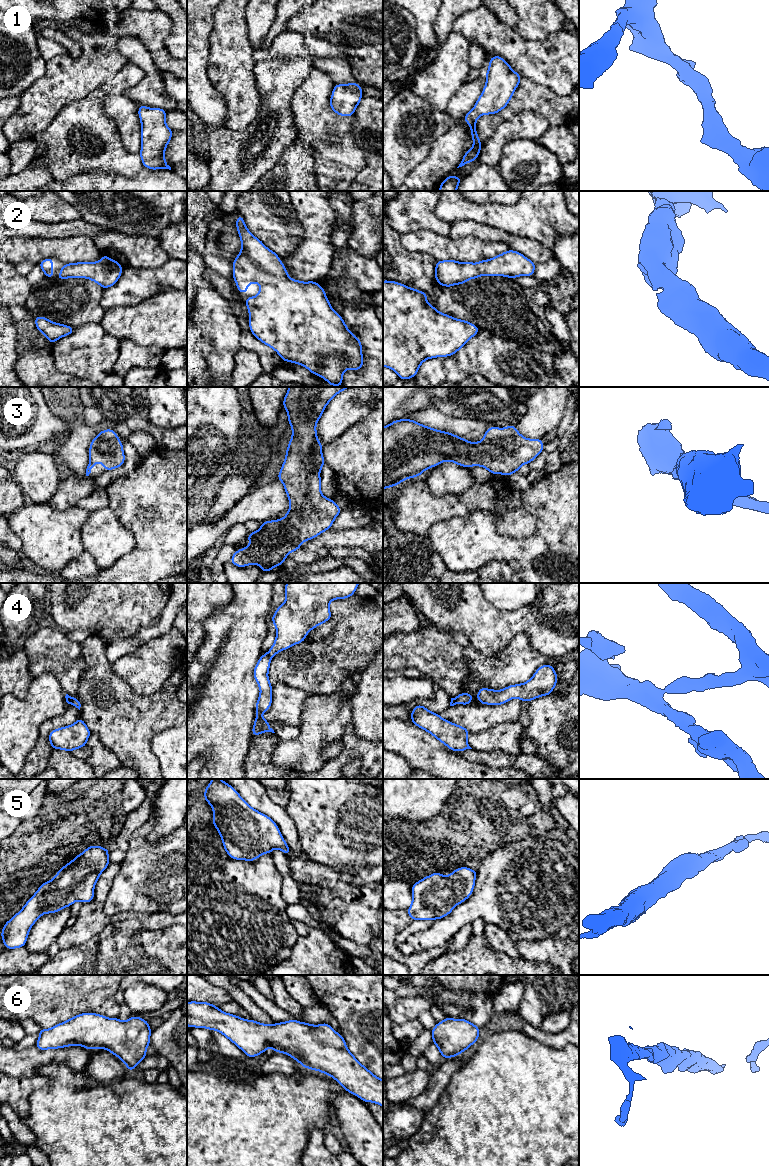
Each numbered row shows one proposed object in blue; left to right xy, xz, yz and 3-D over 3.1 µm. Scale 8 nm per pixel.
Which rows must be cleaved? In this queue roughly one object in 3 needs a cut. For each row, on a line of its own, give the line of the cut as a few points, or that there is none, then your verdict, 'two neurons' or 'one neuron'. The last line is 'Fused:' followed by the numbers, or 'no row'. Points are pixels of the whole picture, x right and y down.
1: cut none; one neuron
2: cut none; one neuron
3: cut none; one neuron
4: cut xz (266, 653), (271, 657); two neurons
5: cut none; one neuron
6: cut none; one neuron
Fused: 4

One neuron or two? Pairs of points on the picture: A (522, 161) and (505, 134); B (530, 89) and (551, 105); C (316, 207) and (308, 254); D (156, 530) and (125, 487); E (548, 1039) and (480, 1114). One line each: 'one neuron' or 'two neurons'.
A: two neurons
B: one neuron
C: one neuron
D: one neuron
E: two neurons

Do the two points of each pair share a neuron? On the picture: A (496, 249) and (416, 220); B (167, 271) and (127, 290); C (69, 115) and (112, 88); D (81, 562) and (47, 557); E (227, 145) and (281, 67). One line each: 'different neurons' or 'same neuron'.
A: different neurons
B: same neuron
C: same neuron
D: different neurons
E: same neuron

